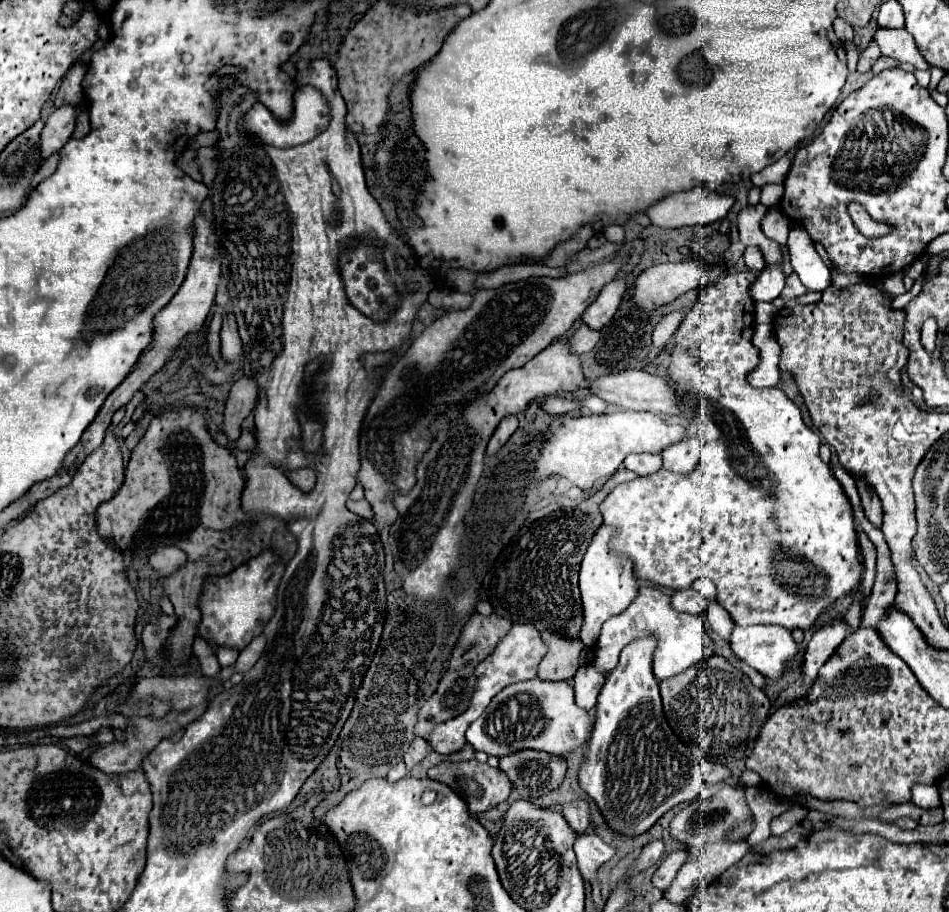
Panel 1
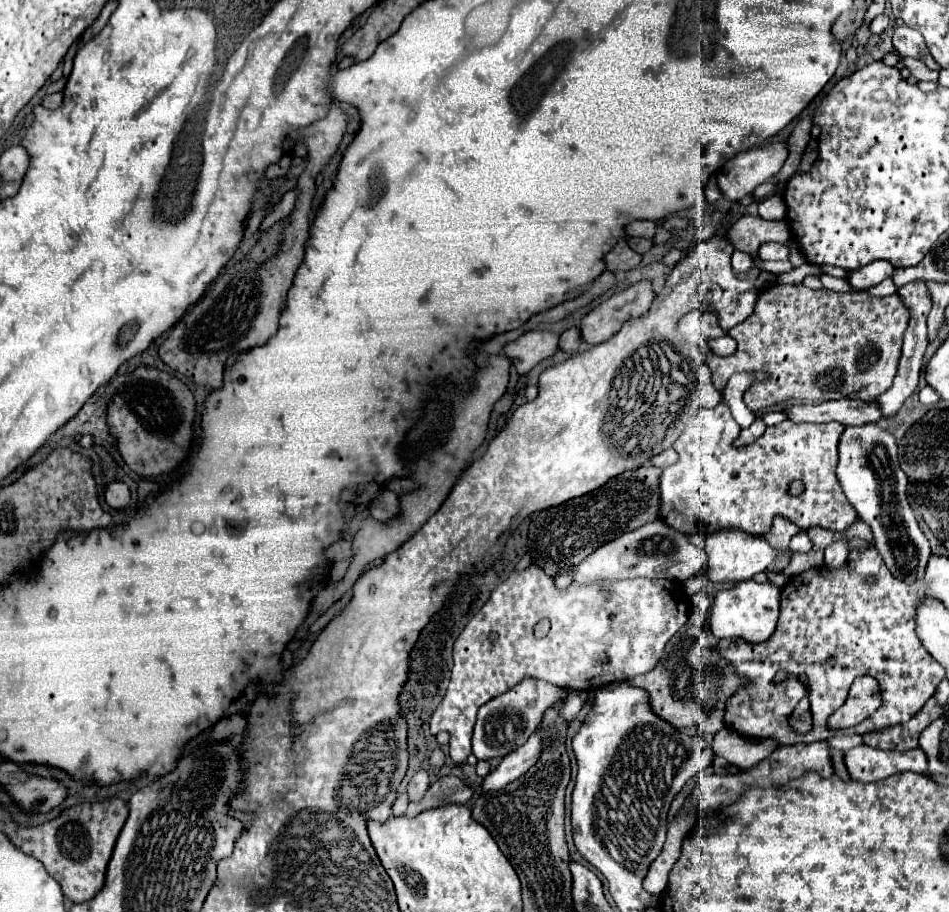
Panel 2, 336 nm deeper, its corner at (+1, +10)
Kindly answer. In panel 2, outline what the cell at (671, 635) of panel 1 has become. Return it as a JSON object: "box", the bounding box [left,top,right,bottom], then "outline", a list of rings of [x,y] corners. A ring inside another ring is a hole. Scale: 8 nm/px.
{"box":[431,565,685,763],"outline":[[[531,565],[523,571],[513,571],[509,579],[491,593],[491,599],[479,609],[479,613],[469,621],[469,625],[455,641],[449,691],[431,717],[431,735],[447,731],[451,737],[451,759],[455,763],[465,763],[471,755],[471,735],[477,711],[493,697],[507,693],[525,677],[543,679],[563,689],[567,687],[573,691],[593,691],[601,685],[649,673],[661,659],[665,643],[685,625],[685,621],[685,595],[681,587],[669,579],[625,579],[587,585],[571,583],[565,591],[559,591],[553,583],[553,577],[547,575],[539,565]],[[543,617],[551,619],[551,631],[547,637],[535,639],[533,627]],[[493,633],[497,635],[495,641],[491,641]]]}

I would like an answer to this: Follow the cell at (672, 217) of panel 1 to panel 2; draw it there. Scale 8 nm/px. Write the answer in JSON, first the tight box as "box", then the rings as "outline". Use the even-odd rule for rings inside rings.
{"box":[717,141,787,201],"outline":[[[777,141],[765,145],[763,149],[749,149],[745,153],[737,153],[733,159],[727,161],[727,165],[717,177],[723,197],[739,201],[745,195],[753,193],[757,185],[769,181],[773,175],[779,173],[787,157],[787,141]]]}

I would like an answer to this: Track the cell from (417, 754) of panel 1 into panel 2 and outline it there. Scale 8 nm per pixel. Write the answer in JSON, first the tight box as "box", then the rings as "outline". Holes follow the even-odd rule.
{"box":[407,771,429,801],"outline":[[[419,771],[415,773],[415,777],[411,779],[409,787],[407,787],[407,793],[409,793],[409,801],[421,801],[421,797],[425,795],[425,791],[429,789],[429,775],[427,771]]]}

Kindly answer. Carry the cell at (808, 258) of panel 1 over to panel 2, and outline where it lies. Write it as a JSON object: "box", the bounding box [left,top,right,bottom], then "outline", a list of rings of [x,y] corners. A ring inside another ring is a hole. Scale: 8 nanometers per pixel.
{"box":[847,261,895,289],"outline":[[[873,261],[873,263],[857,269],[857,271],[851,271],[847,281],[855,289],[869,289],[869,287],[881,283],[883,279],[891,277],[893,271],[895,271],[895,267],[889,261]]]}

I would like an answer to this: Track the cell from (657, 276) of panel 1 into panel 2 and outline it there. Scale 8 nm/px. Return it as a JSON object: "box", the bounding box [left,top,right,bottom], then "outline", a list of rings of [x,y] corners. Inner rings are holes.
{"box":[579,281,653,345],"outline":[[[639,281],[633,287],[615,293],[603,301],[589,315],[583,317],[579,329],[581,339],[589,345],[599,345],[613,337],[629,317],[641,317],[653,303],[653,289],[649,281]]]}

